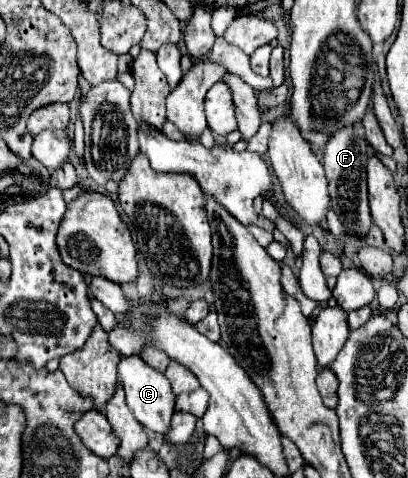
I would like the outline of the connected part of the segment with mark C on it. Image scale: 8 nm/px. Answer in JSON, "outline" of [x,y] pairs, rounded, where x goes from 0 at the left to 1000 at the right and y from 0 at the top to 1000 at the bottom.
{"outline":[[[301,745],[287,774],[292,774],[292,795],[306,812],[311,849],[326,862],[326,870],[355,895],[404,912],[414,904],[414,883],[419,883],[419,866],[424,866],[424,837],[429,837],[429,824],[414,808],[414,795],[404,791],[404,782],[360,766],[341,745]]]}

